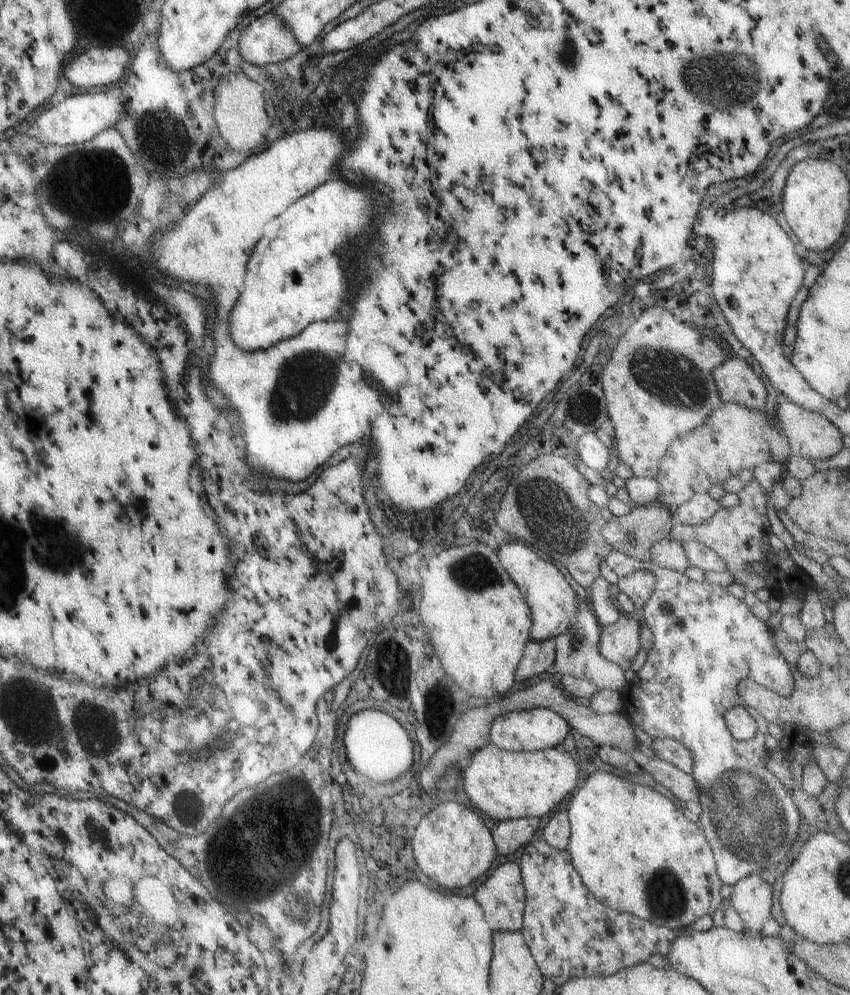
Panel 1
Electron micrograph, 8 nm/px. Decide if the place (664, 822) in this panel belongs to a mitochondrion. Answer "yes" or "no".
no

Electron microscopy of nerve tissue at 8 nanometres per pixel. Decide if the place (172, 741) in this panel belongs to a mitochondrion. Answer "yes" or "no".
no

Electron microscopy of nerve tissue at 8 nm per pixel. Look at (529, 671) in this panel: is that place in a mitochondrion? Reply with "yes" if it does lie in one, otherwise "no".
no

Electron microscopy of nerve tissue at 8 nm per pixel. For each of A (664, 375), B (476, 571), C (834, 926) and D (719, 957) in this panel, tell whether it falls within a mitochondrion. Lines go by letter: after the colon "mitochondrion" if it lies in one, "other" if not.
A: mitochondrion
B: mitochondrion
C: other
D: other

